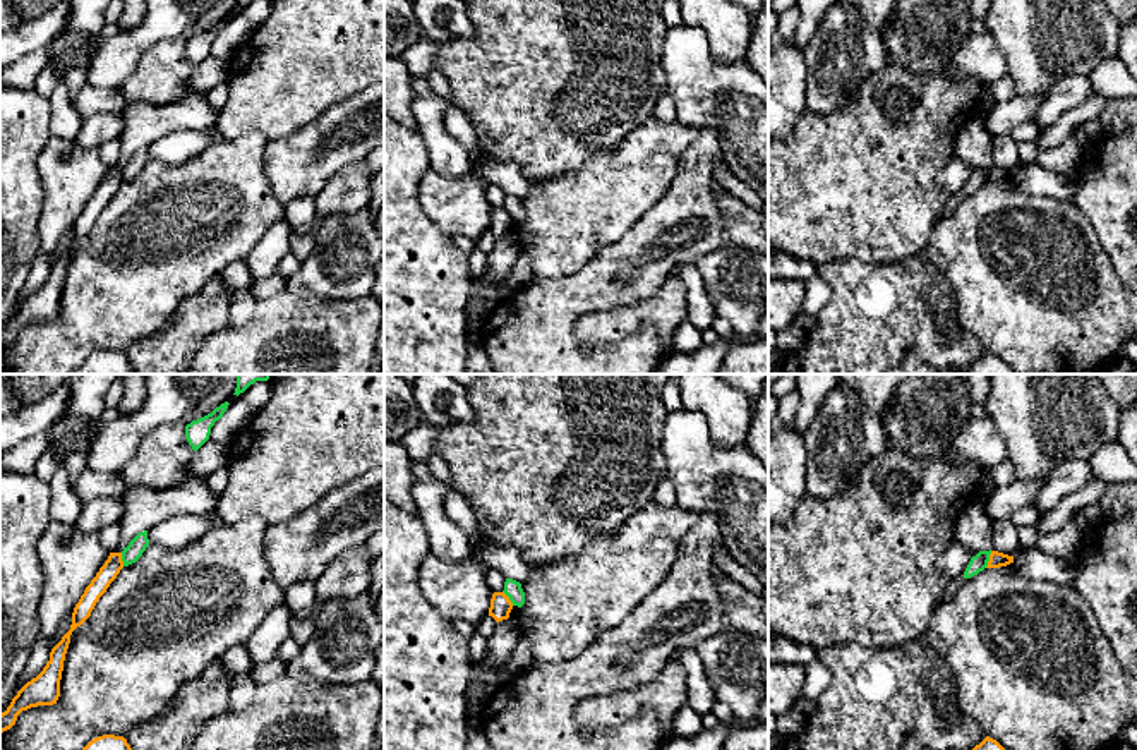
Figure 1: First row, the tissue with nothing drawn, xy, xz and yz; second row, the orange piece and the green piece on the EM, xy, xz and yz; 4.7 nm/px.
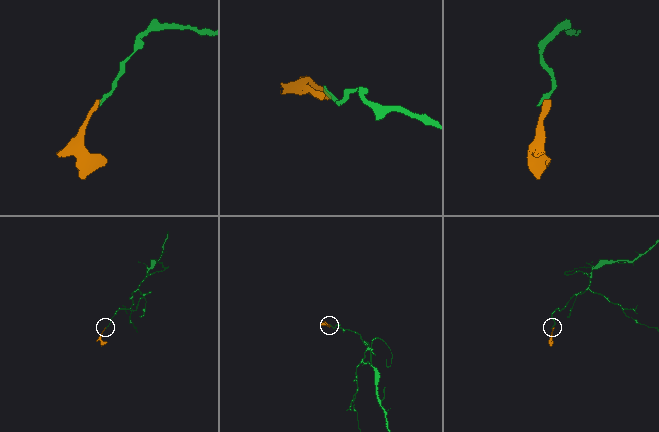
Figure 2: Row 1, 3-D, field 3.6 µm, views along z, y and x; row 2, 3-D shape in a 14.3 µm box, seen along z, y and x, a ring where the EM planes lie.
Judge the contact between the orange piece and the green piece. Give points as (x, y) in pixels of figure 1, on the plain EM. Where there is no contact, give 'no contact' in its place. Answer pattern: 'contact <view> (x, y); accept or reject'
contact yz (990, 175); reject

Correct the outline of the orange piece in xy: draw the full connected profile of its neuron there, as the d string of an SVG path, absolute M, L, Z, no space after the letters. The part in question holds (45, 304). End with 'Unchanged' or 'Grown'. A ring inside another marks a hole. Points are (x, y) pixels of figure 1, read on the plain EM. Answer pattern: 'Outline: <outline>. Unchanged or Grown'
Outline: M110 168L108 175L99 184L99 187L86 203L84 209L75 220L72 228L70 245L51 264L50 276L46 278L43 287L36 293L27 297L12 314L7 326L0 330L0 348L10 345L22 326L38 321L57 319L60 312L60 295L62 295L65 269L70 259L70 251L77 242L81 242L91 232L91 227L94 225L96 218L106 208L110 199L117 194L122 184L123 184L122 168Z. Unchanged

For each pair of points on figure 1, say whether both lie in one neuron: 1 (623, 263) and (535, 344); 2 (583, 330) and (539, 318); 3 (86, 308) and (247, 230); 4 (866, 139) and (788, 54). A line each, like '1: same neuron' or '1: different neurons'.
1: same neuron
2: different neurons
3: same neuron
4: different neurons

